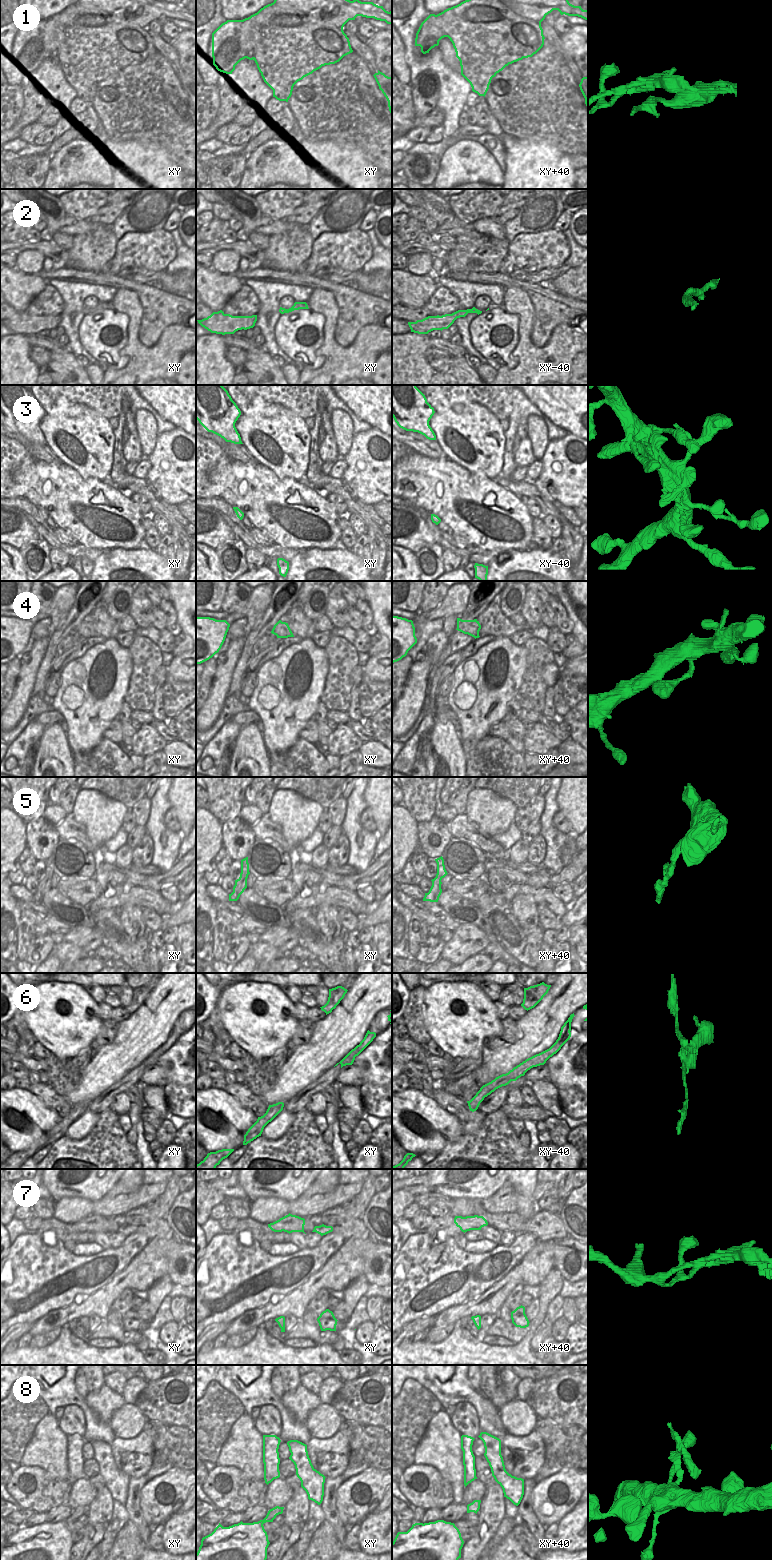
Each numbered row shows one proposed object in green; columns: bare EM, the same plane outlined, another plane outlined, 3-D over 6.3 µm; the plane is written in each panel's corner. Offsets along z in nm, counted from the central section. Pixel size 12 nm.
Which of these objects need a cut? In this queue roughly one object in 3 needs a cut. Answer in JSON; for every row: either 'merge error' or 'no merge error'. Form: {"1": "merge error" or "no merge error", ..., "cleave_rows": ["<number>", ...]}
{"1": "merge error", "2": "no merge error", "3": "no merge error", "4": "no merge error", "5": "merge error", "6": "merge error", "7": "no merge error", "8": "merge error", "cleave_rows": ["1", "5", "6", "8"]}

